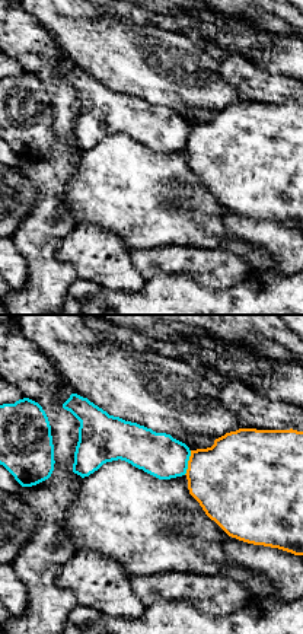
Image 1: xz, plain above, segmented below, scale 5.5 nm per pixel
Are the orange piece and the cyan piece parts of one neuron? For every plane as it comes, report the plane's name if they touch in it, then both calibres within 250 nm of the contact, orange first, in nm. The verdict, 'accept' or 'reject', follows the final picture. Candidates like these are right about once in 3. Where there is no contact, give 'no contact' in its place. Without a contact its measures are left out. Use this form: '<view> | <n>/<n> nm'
xz | 420/240 nm

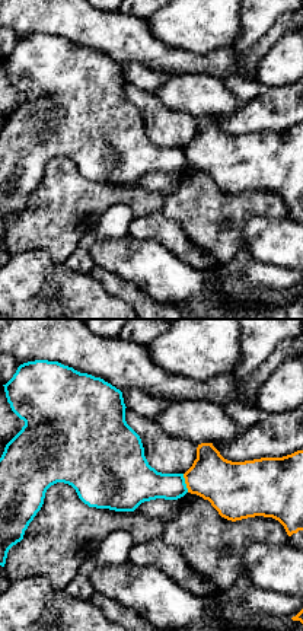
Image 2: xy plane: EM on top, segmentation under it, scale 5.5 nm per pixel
xy | 280/220 nm

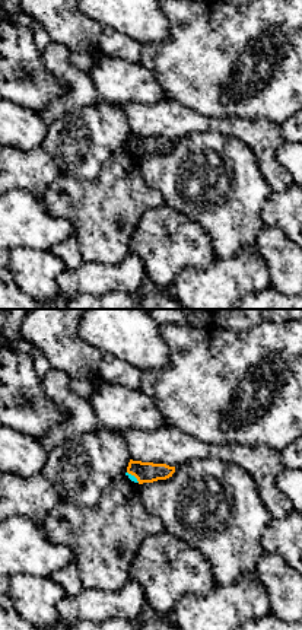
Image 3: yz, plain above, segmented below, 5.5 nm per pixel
yz | 110/30 nm

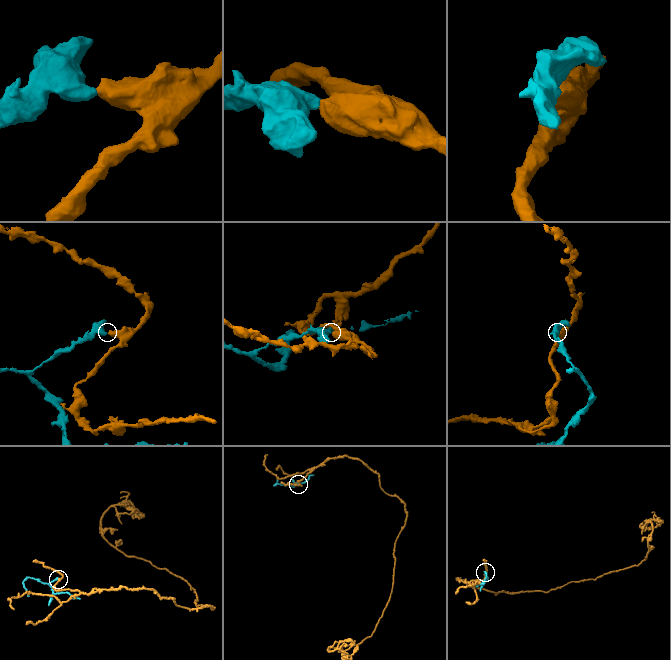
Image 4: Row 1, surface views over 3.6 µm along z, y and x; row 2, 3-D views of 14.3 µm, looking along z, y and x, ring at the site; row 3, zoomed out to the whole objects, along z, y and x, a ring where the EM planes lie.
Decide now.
reject

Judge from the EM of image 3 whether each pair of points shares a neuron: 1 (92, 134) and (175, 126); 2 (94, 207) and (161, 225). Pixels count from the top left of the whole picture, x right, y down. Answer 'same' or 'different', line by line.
1: different
2: different

